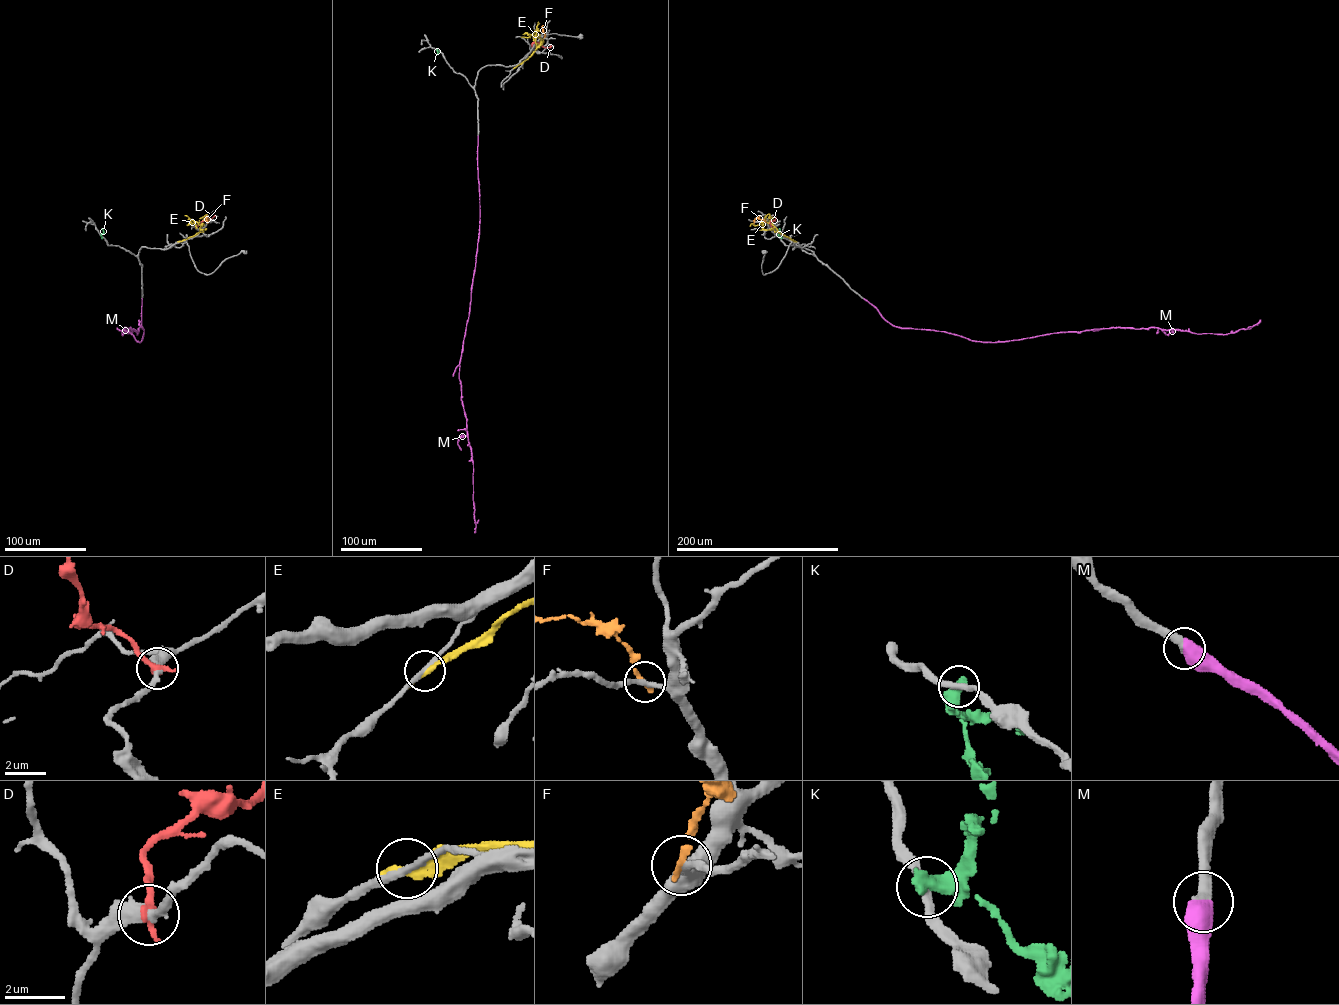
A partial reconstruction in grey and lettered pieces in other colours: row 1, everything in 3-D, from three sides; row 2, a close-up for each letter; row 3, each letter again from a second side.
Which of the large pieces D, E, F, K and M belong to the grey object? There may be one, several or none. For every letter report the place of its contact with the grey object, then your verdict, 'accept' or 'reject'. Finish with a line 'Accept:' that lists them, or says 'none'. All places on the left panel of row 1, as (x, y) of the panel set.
D: contact (195, 228); reject
E: contact (178, 241); reject
F: contact (208, 222); reject
K: contact (101, 235); reject
M: contact (142, 298); accept
Accept: M

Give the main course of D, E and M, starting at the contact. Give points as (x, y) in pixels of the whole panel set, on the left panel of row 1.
D: (195, 228), (214, 215)
E: (178, 241), (199, 232), (201, 225), (196, 221), (202, 226)
M: (142, 298), (144, 333), (139, 342), (123, 329), (130, 327), (137, 334), (139, 320)

